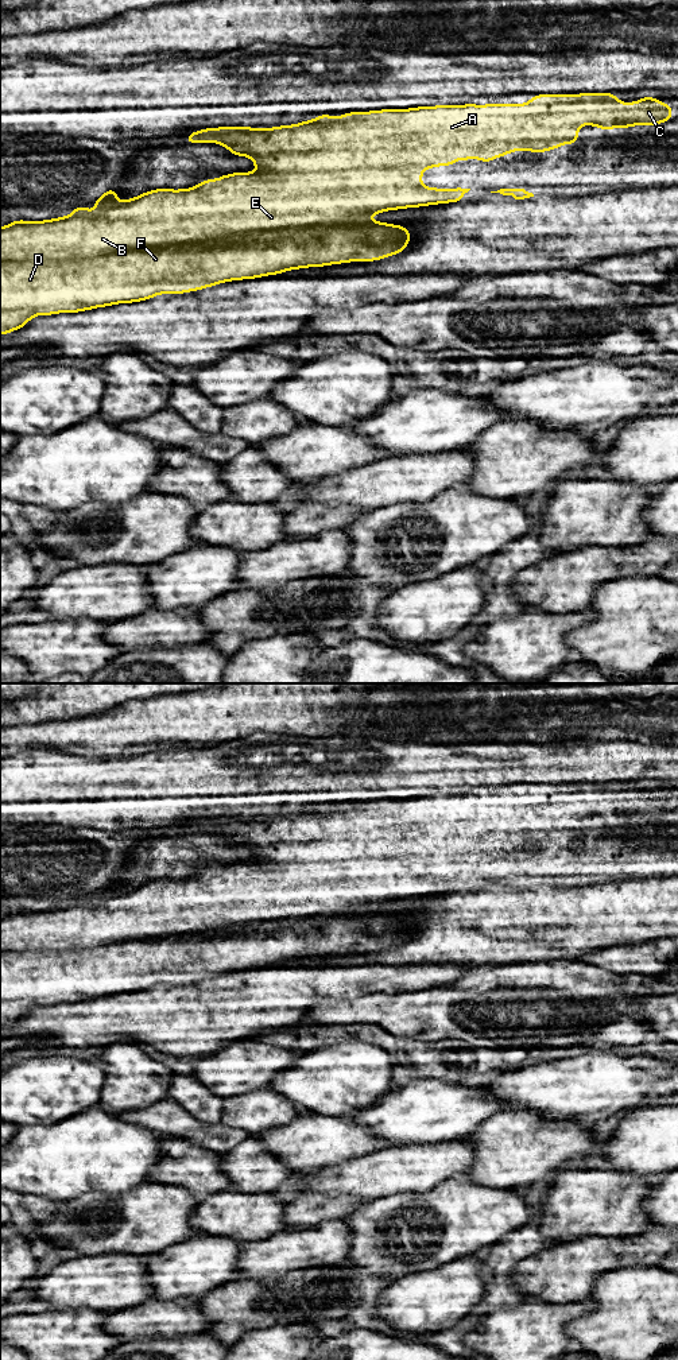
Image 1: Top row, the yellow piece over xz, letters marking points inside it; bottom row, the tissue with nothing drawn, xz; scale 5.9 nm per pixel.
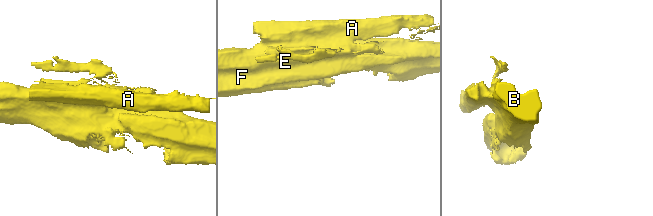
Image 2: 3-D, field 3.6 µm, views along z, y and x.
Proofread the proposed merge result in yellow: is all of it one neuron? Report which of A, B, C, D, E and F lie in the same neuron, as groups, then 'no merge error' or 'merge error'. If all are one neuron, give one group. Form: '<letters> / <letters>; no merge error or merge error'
A C D E F / B; merge error

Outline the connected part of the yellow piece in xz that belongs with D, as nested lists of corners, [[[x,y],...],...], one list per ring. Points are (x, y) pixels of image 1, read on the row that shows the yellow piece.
[[[613,92],[605,93],[578,93],[578,94],[535,94],[527,104],[464,104],[464,105],[434,105],[434,106],[417,106],[407,109],[380,109],[346,112],[340,119],[336,116],[321,113],[313,120],[305,120],[299,124],[279,125],[272,128],[252,128],[252,127],[217,127],[198,129],[193,133],[185,135],[185,142],[189,144],[195,143],[217,143],[229,150],[232,155],[248,156],[255,162],[257,171],[255,174],[239,171],[225,174],[216,179],[204,179],[201,183],[190,189],[171,190],[167,187],[148,190],[142,194],[142,247],[117,252],[113,255],[100,255],[94,257],[69,257],[58,260],[1,260],[0,261],[0,336],[24,328],[32,317],[36,315],[54,315],[59,313],[80,313],[97,307],[113,306],[117,303],[133,303],[148,301],[159,294],[179,295],[189,291],[199,291],[210,286],[217,286],[224,282],[244,280],[264,278],[267,275],[278,275],[290,270],[301,270],[309,267],[326,267],[332,264],[342,264],[350,261],[376,261],[392,255],[400,253],[408,247],[412,235],[404,225],[392,225],[388,222],[367,221],[371,214],[399,210],[407,208],[421,208],[438,204],[464,202],[464,194],[470,189],[438,189],[422,186],[422,171],[425,168],[435,168],[438,166],[454,166],[458,159],[472,160],[477,158],[483,163],[488,163],[496,158],[501,158],[515,151],[528,152],[547,152],[563,144],[578,143],[578,127],[593,125],[604,131],[612,128],[631,128],[634,125],[658,125],[673,119],[673,105],[662,104],[660,100],[643,96],[639,101],[624,104]]]

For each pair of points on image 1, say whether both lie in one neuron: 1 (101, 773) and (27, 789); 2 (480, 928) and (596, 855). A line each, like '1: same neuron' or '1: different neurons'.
1: same neuron
2: different neurons

